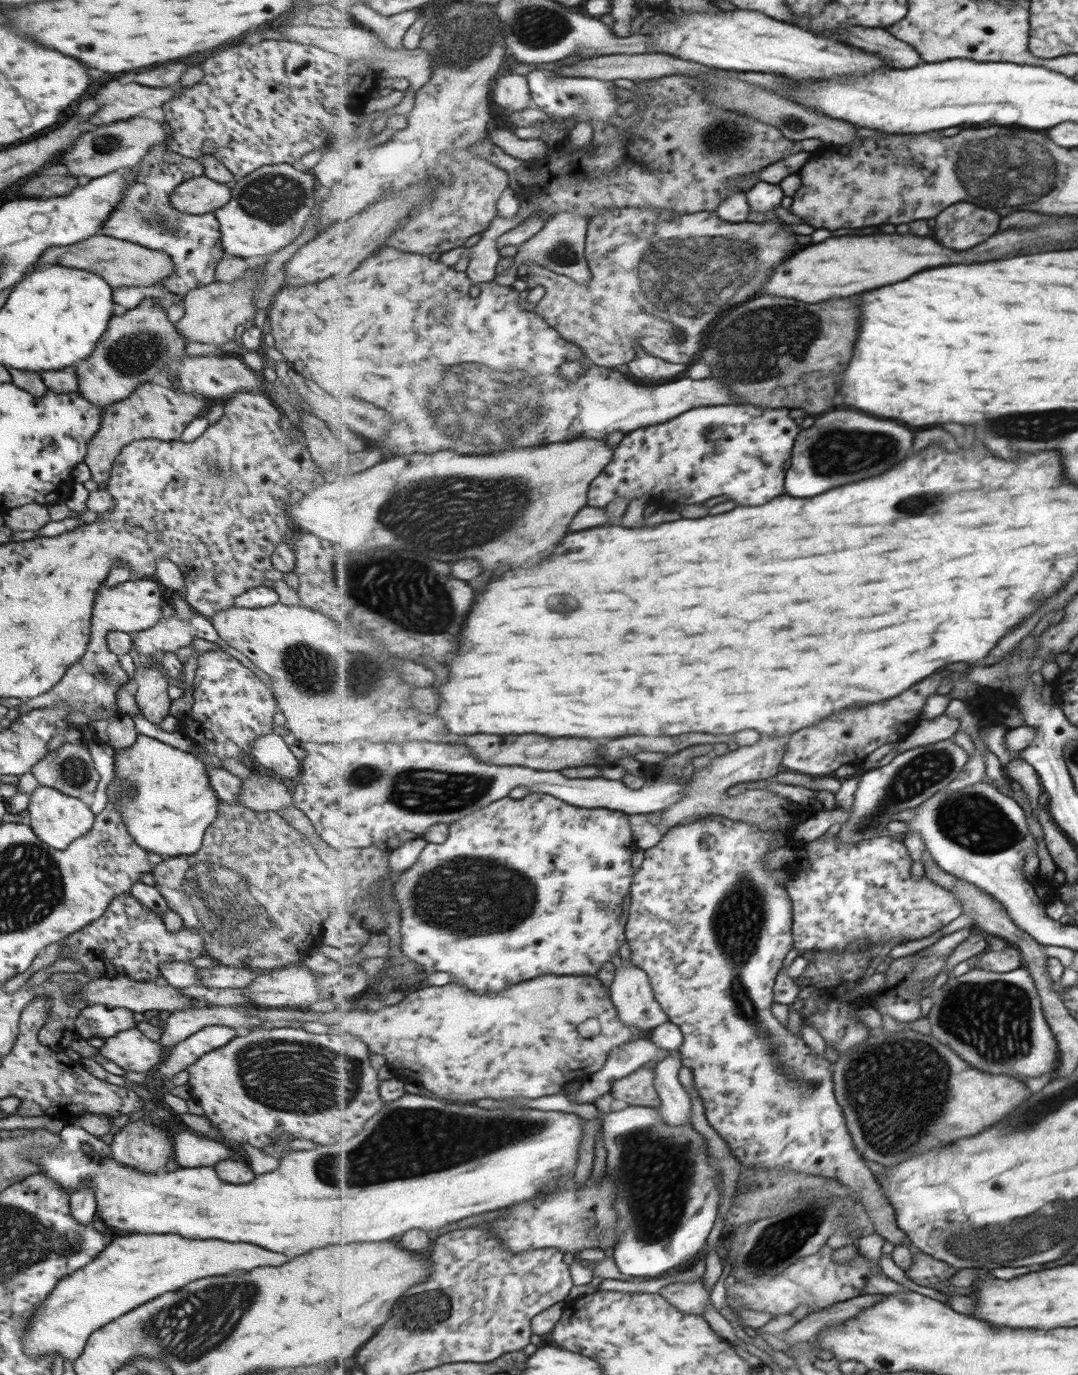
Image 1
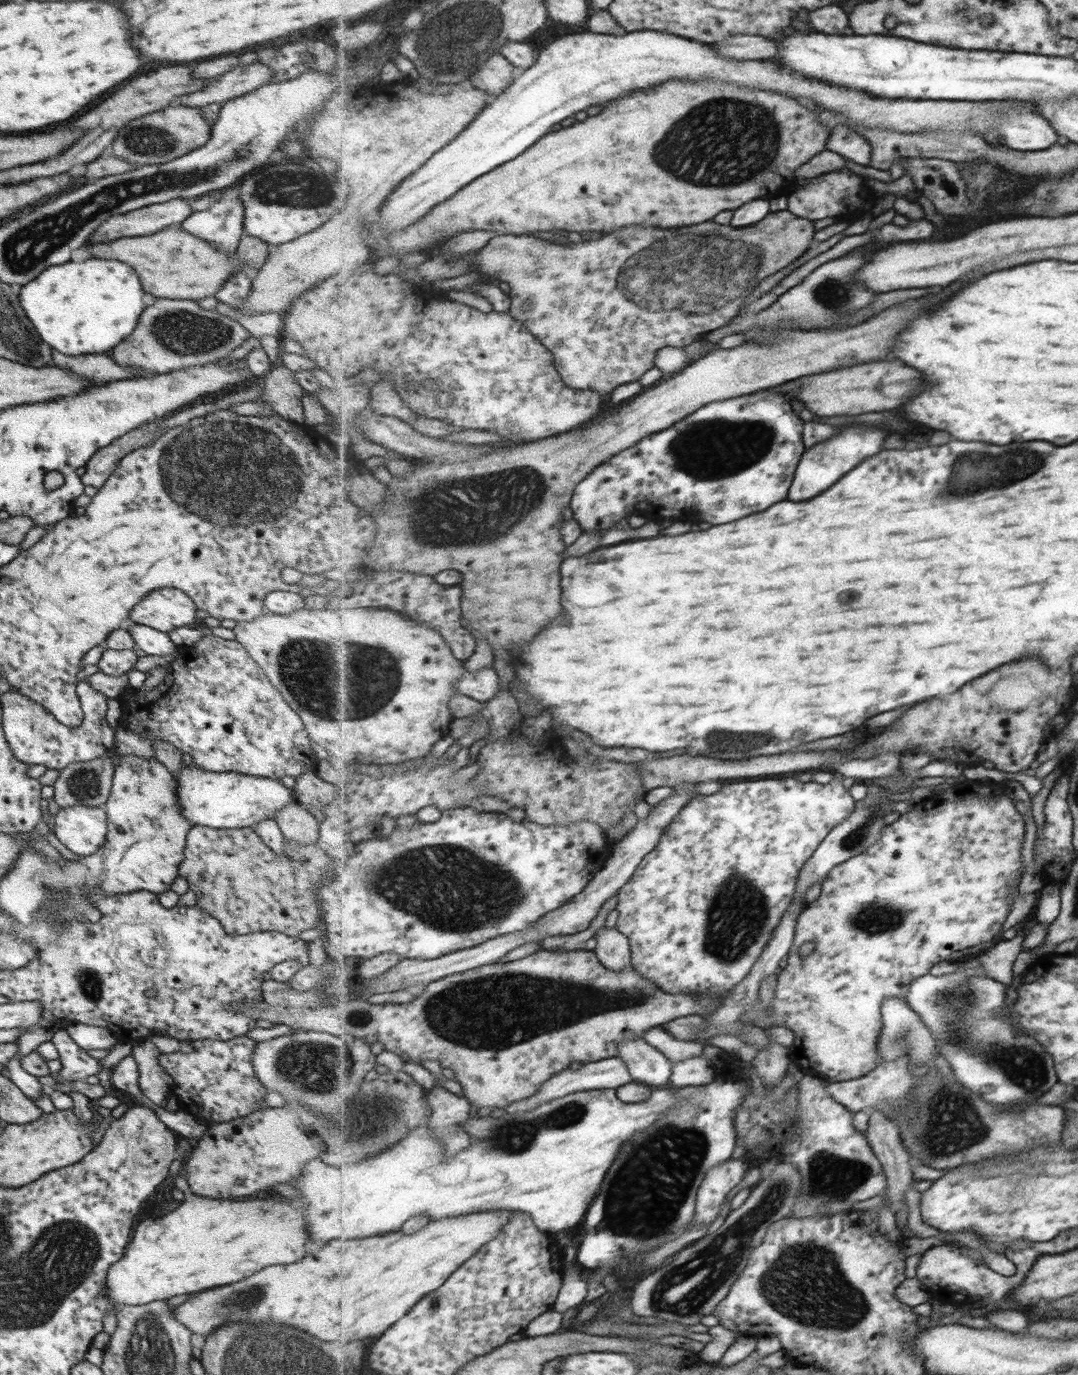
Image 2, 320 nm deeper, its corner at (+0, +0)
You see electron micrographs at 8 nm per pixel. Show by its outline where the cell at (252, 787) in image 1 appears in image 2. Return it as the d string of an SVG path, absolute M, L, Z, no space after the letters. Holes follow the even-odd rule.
M297 801L279 810L274 820L287 840L306 846L320 841L319 820Z

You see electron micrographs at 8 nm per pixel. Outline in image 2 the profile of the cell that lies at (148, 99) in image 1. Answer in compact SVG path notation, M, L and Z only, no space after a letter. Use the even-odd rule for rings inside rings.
M258 62L238 65L226 74L216 76L204 87L204 90L177 98L175 104L202 108L207 104L223 103L268 85L272 77L273 70L268 65Z

